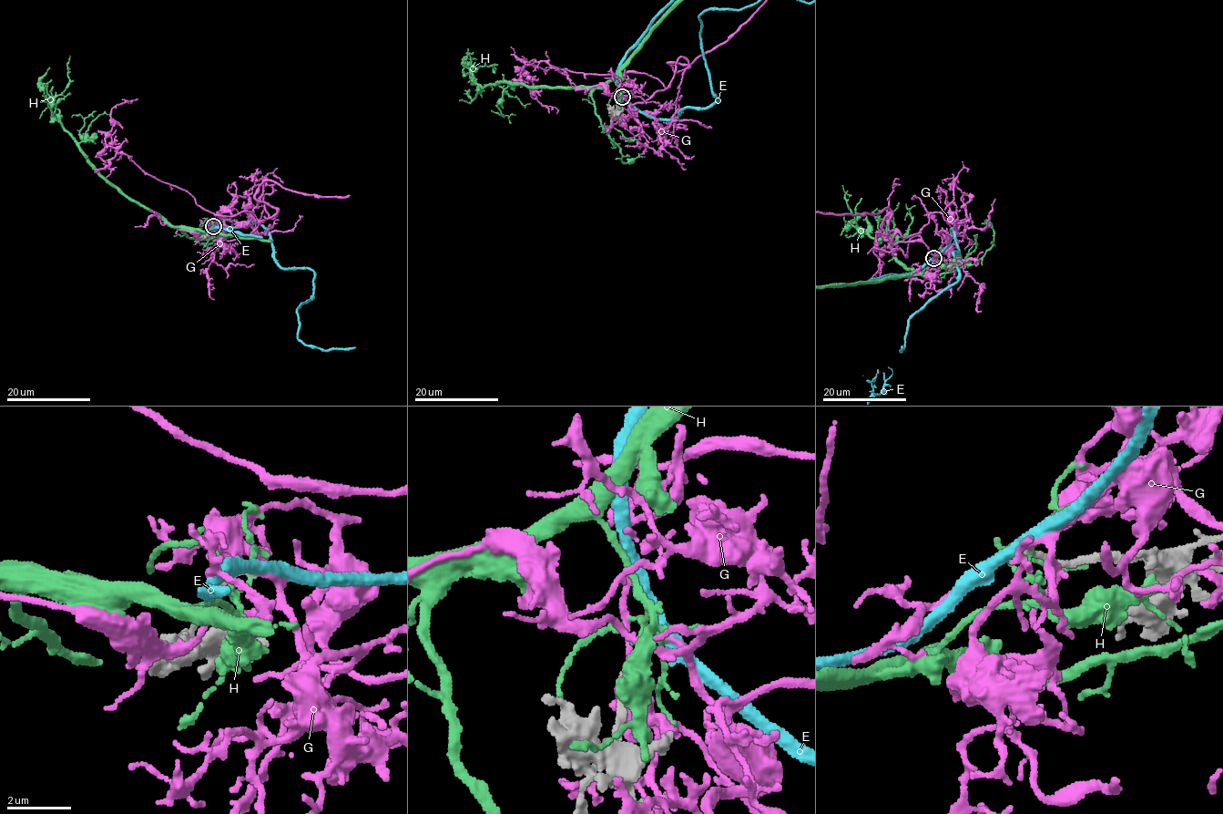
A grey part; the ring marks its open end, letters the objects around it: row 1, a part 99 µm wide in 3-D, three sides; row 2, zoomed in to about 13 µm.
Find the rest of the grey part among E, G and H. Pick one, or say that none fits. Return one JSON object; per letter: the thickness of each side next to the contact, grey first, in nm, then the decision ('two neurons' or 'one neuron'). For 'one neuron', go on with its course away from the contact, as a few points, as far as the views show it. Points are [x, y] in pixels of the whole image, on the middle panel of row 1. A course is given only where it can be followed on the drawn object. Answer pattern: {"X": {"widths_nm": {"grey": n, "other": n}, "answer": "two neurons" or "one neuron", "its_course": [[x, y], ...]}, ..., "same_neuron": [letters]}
{"E": {"widths_nm": {"grey": 180, "other": 400}, "answer": "two neurons"}, "G": {"widths_nm": {"grey": 160, "other": 160}, "answer": "one neuron"}, "H": {"widths_nm": {"grey": 180, "other": 110}, "answer": "two neurons"}, "same_neuron": ["G"]}

